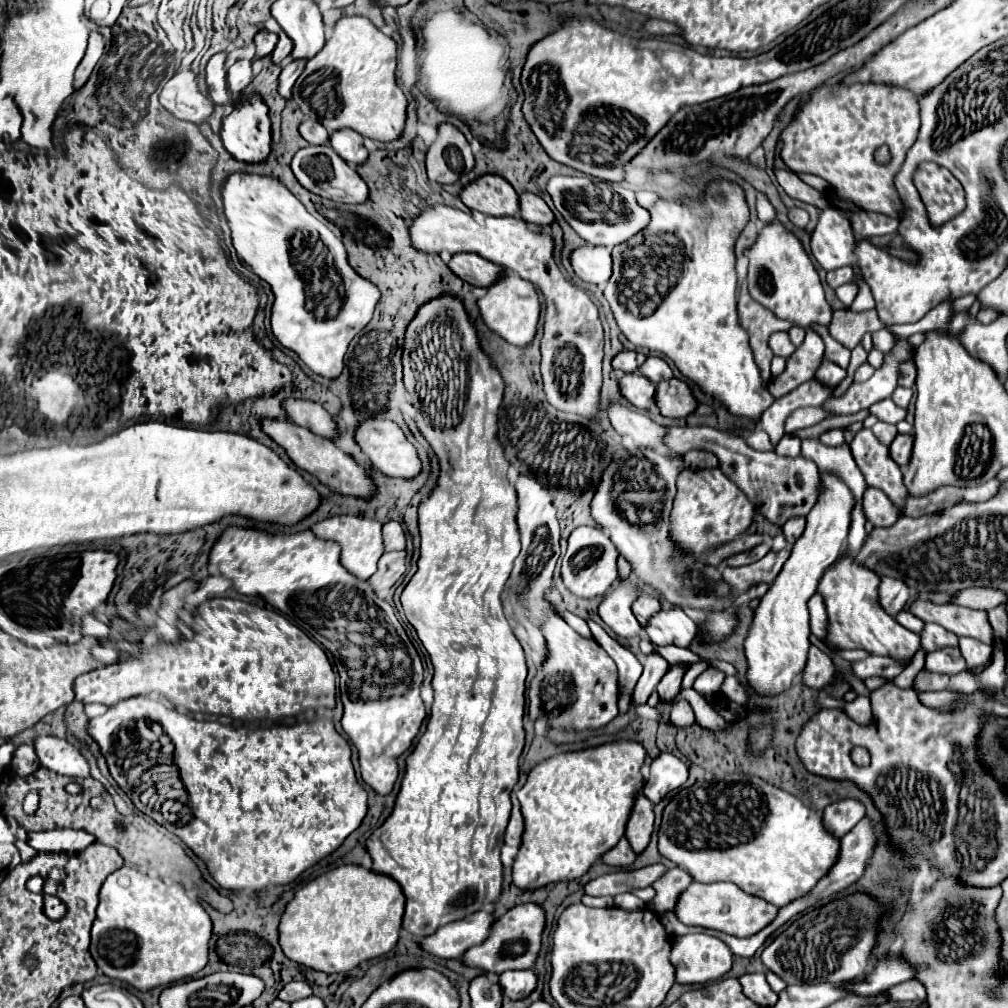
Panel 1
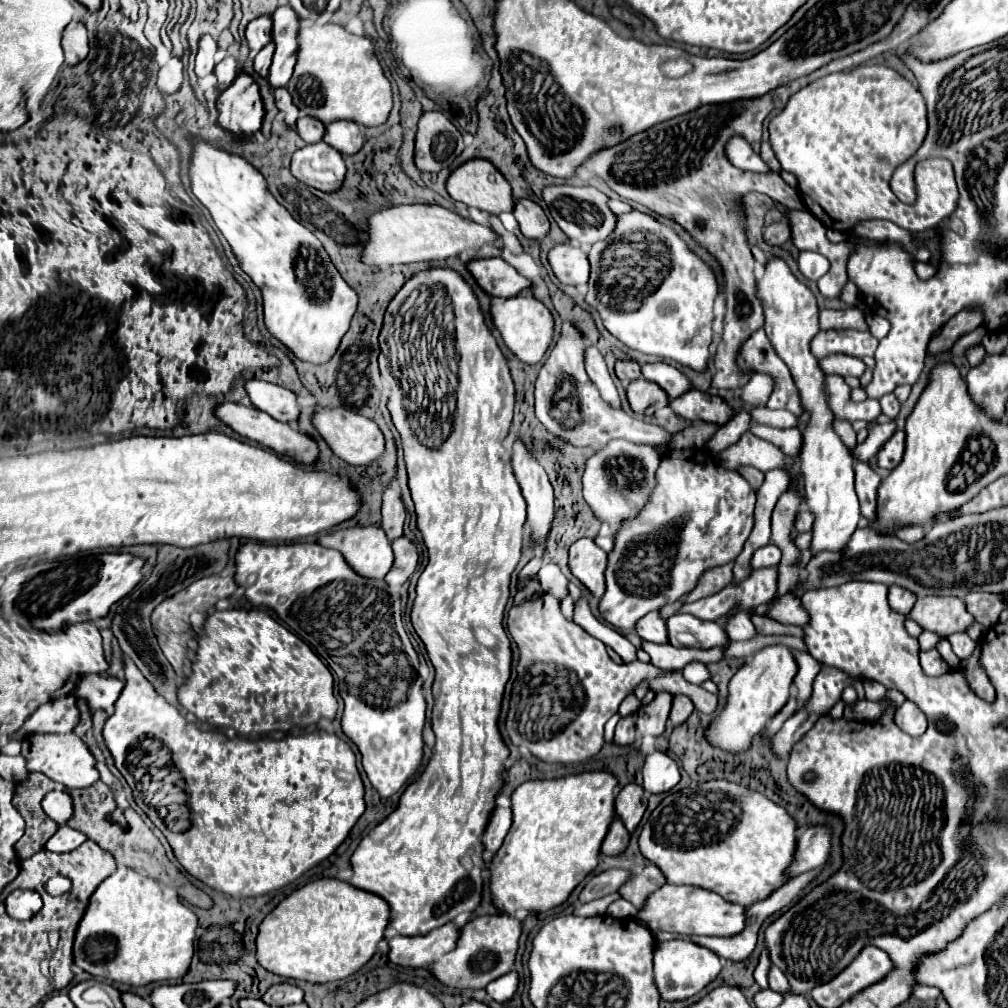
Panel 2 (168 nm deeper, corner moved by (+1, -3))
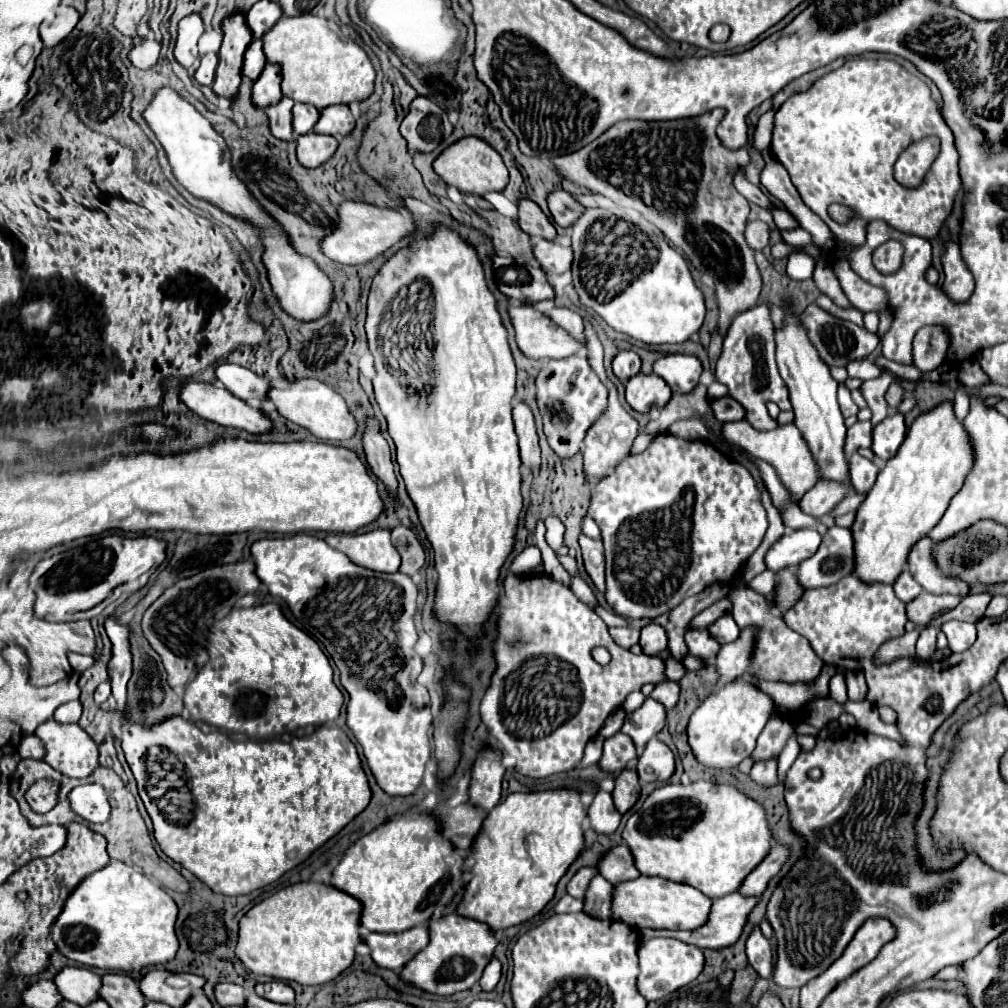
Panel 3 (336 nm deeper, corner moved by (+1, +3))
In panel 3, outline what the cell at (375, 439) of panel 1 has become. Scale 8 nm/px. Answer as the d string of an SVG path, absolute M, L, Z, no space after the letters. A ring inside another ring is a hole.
M300 379L290 383L288 389L270 389L270 401L276 405L280 415L290 419L292 423L308 429L316 439L326 441L326 443L336 443L336 441L346 441L356 435L356 419L348 411L346 401L342 395L338 395L332 387L318 379Z

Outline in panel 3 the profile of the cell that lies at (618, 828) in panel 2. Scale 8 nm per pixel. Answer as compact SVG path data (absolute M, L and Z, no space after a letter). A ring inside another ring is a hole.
M598 791L592 805L588 807L588 823L596 833L612 835L620 825L622 815L616 811L612 795L606 791Z

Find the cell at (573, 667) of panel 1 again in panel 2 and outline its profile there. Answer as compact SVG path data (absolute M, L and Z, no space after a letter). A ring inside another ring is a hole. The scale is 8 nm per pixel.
M542 593L508 611L508 631L518 645L520 659L510 691L508 721L504 721L508 741L526 747L536 759L556 765L586 763L604 745L604 725L618 711L618 705L634 693L640 683L648 683L654 693L682 693L694 701L702 713L716 709L716 695L688 683L680 671L662 671L652 663L614 663L600 639L586 633L560 611L560 601Z

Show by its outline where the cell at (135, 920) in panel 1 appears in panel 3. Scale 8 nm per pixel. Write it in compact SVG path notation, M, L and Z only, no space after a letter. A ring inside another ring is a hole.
M110 861L74 889L56 927L52 927L52 941L62 955L76 963L132 973L150 965L164 965L176 957L180 947L176 919L178 905L158 883L122 861Z

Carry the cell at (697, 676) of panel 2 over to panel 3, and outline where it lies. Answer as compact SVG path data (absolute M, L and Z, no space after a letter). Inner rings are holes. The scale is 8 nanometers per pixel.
M668 629L668 643L674 659L684 659L688 655L688 645L684 641L684 633L680 629Z

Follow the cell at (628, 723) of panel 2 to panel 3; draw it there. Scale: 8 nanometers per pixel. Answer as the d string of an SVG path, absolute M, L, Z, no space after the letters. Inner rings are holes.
M616 733L604 741L604 755L600 759L600 767L606 771L622 769L630 759L636 759L636 745L628 735Z

